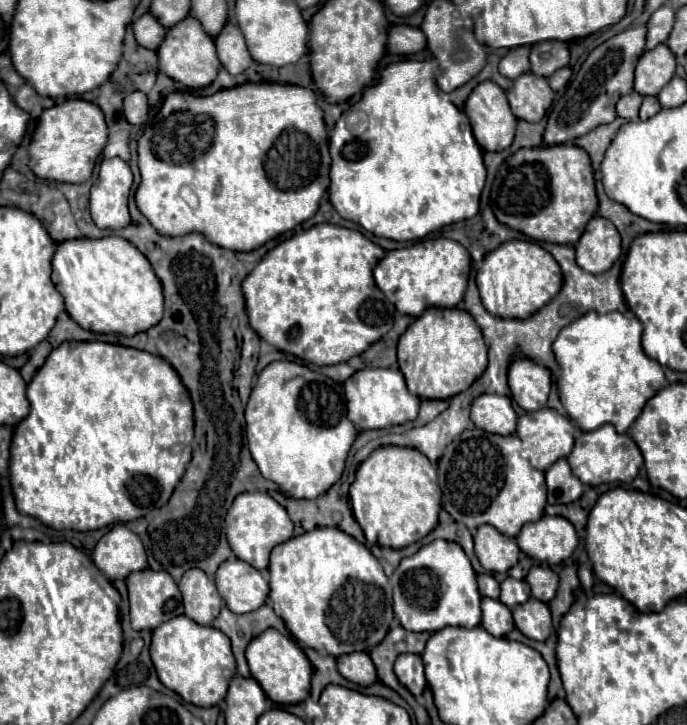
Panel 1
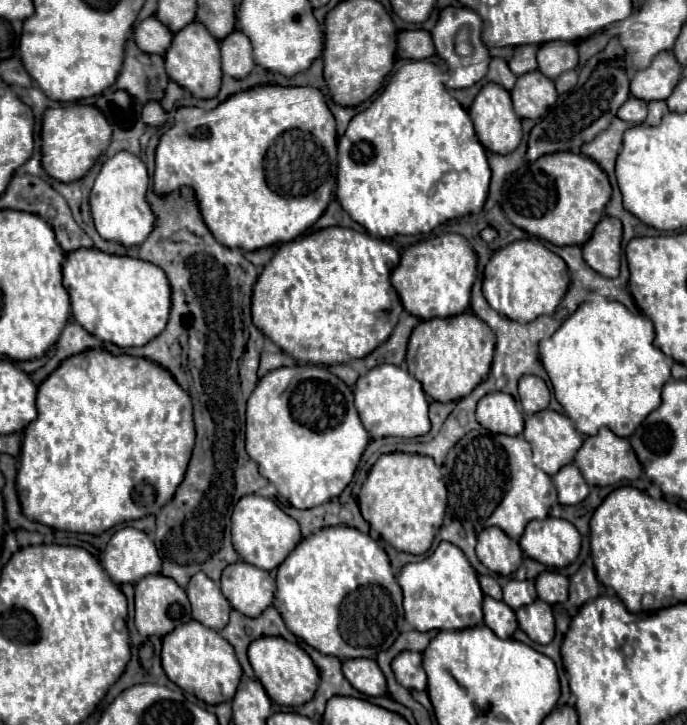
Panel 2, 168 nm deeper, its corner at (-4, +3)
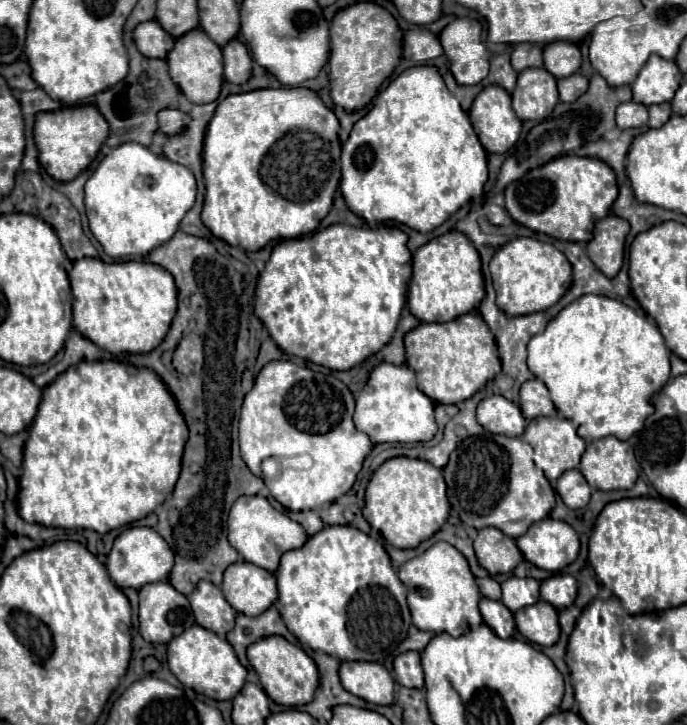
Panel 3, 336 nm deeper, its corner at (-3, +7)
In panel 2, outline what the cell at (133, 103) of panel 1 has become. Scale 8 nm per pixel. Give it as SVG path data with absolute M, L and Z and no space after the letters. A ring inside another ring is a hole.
M147 101L147 105L143 105L143 121L147 125L163 125L165 119L167 115L157 101Z

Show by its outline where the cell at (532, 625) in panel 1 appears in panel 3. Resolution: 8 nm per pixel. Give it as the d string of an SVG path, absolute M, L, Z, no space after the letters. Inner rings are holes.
M538 601L532 607L516 611L514 619L517 631L540 647L550 647L560 637L558 611L546 601Z

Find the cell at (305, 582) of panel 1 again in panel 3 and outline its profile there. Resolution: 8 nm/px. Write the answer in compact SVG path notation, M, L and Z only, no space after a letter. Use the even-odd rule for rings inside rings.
M350 525L326 527L300 549L286 551L276 571L280 615L294 637L314 651L322 651L340 661L378 661L384 663L390 653L406 639L412 625L406 605L408 589L392 569L392 561L384 547Z

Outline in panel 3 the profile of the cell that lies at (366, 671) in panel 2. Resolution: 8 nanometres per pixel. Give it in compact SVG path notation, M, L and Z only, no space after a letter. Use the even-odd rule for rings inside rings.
M344 661L340 665L340 681L348 693L368 703L394 703L394 679L388 673L388 669L380 663Z

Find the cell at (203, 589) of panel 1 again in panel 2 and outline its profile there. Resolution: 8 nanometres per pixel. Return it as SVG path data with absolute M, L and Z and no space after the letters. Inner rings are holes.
M195 573L195 577L191 577L187 595L191 601L193 619L215 631L221 631L227 625L231 605L223 597L219 585L215 585L205 573Z

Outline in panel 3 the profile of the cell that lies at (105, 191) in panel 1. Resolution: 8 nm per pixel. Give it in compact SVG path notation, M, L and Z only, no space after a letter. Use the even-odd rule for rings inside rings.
M124 143L112 149L86 183L86 213L90 231L112 259L146 257L158 245L170 241L182 217L192 209L194 201L196 201L196 179L192 171L180 163L166 159L164 155L152 153L148 147L140 143Z

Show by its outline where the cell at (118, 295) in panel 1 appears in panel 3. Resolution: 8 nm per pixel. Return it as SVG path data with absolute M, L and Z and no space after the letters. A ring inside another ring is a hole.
M80 259L74 261L70 271L70 285L74 295L74 329L110 353L150 353L150 349L156 349L164 341L176 313L174 279L168 271L154 263L102 263L100 259Z

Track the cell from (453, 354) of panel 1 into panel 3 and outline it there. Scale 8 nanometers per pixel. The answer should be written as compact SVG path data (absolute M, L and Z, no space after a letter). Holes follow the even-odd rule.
M466 313L448 323L420 323L406 333L406 365L414 369L418 387L432 401L442 405L456 405L470 399L490 379L498 375L500 361L494 335L478 313Z

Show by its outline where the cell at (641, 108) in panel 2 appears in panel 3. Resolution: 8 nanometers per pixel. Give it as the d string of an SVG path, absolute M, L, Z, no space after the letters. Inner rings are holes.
M620 103L616 109L618 129L638 129L648 121L648 107L642 103Z

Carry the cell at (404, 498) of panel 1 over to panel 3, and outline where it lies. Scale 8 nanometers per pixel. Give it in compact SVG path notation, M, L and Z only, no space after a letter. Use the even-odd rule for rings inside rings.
M408 457L388 459L376 469L376 473L372 475L366 487L366 507L364 507L366 521L372 525L372 529L380 531L390 545L398 549L414 549L422 541L432 537L448 519L448 511L450 511L450 503L446 497L446 483L442 471L422 459L408 459Z

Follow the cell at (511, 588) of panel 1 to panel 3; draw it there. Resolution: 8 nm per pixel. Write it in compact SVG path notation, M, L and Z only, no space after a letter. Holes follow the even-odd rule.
M512 575L502 583L502 603L512 613L516 613L518 609L530 607L540 599L538 587L540 587L540 583L536 579L530 579L530 577L520 579L520 577Z

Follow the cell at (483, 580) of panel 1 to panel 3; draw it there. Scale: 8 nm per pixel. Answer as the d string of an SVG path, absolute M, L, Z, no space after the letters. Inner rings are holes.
M486 577L486 579L476 579L476 583L478 583L478 589L480 589L480 593L484 597L490 597L494 601L500 599L500 585L498 585L498 581L494 581L492 577Z

